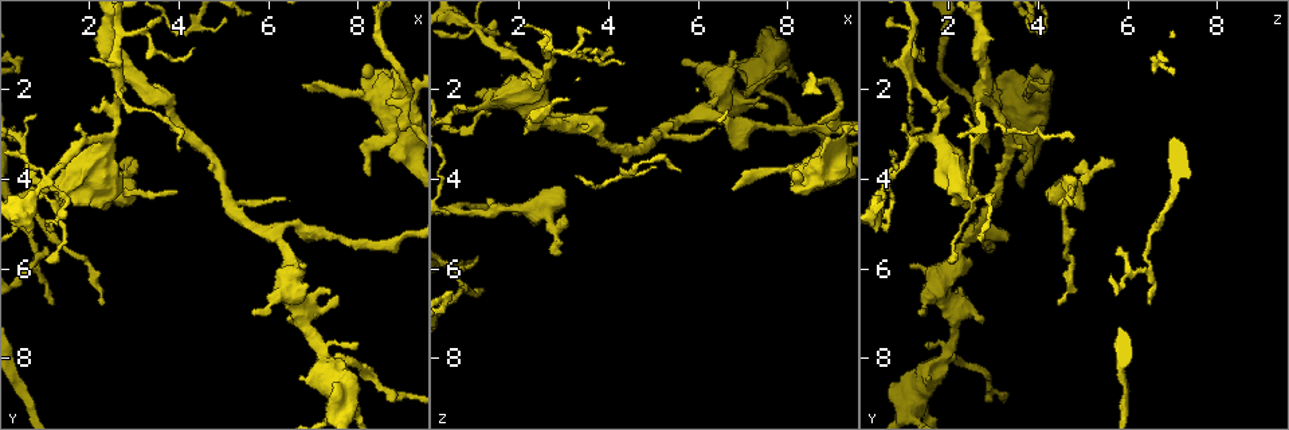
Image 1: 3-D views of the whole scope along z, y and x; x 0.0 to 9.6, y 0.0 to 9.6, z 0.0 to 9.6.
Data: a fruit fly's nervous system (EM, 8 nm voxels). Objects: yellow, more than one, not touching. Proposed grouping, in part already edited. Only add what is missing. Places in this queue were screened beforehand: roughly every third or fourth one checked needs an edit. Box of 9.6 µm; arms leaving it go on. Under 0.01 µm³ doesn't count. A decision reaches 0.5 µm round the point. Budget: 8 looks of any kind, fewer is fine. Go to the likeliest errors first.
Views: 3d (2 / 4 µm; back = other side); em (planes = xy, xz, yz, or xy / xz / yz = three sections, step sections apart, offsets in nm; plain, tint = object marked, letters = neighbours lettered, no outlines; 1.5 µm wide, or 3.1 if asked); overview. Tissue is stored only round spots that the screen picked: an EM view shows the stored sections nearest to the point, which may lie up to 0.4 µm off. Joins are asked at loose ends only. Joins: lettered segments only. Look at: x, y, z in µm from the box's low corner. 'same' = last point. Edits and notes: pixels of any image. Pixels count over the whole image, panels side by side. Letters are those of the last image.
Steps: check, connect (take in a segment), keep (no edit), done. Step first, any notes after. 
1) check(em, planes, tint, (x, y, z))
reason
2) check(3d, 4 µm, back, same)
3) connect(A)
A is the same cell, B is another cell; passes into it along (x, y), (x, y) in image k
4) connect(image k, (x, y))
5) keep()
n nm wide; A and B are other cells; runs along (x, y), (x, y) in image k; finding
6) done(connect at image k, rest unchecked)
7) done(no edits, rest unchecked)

check(3d, 2 µm, (3.10, 3.60, 5.00))
free end

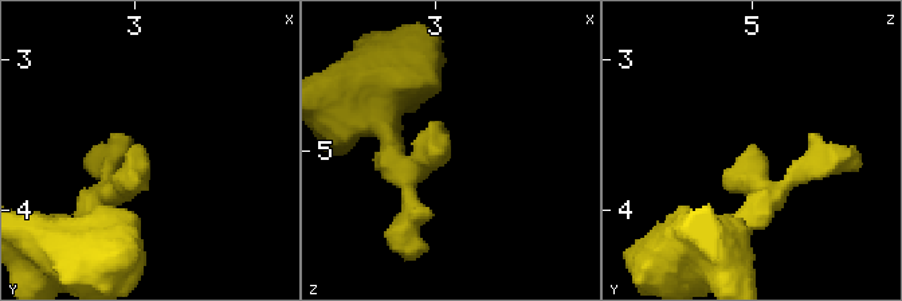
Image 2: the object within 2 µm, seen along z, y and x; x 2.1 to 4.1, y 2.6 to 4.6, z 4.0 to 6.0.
check(em, planes, letters, (3.04, 3.62, 4.98))
now the EM

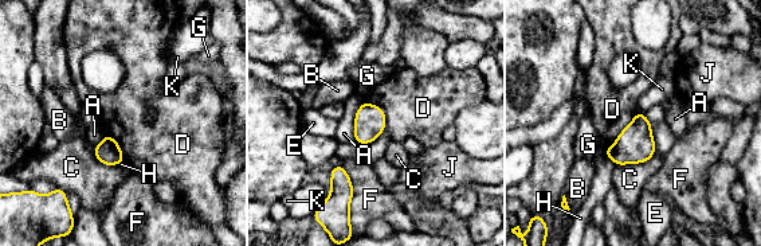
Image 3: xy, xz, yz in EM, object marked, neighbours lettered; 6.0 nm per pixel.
keep()
D touches over 300 nm; A, B, C, D, E, F, G, H, J and K are other cells; no lettered segment goes on from it

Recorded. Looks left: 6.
check(3d, 2 µm, (6.70, 1.95, 4.20))
branch stops here

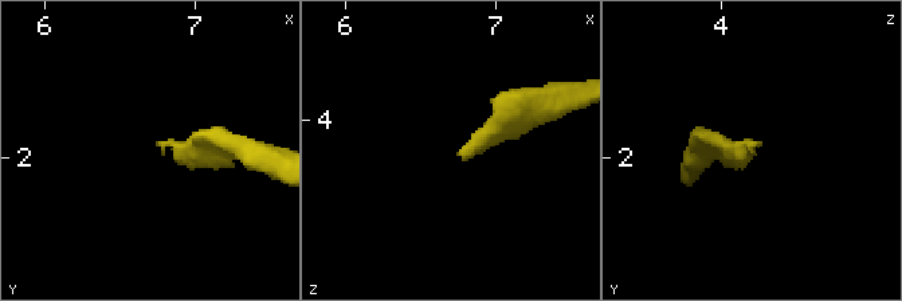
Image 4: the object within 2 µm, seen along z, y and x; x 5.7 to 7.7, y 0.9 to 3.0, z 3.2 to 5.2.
check(em, planes, letters, (6.74, 1.90, 4.22))
now the EM

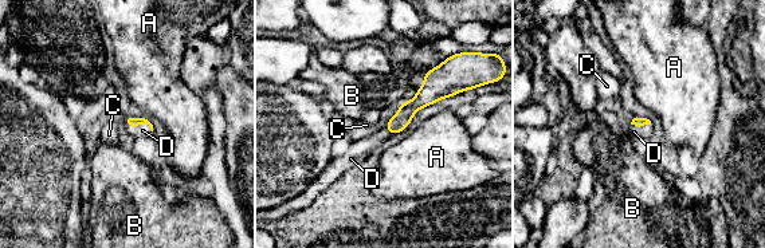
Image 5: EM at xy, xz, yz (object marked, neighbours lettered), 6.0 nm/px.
connect(D)
D is the same cell, A, B and C are other cells; passes into it along (134, 122), (141, 124), (141, 130) in image 5; the neuron continues

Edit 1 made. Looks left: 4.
check(em, planes, letters, (1.05, 5.45, 5.80))

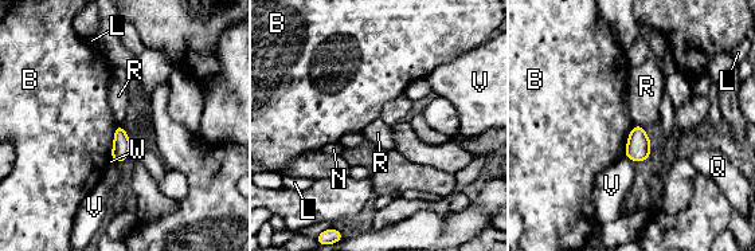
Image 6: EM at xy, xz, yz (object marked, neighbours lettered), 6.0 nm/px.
keep()
100 nm wide; B touches over 220 nm; B, L, N, Q, R, V and W are other cells; none of them fits

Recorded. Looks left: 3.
done(connect at image 5, rest unchecked)

